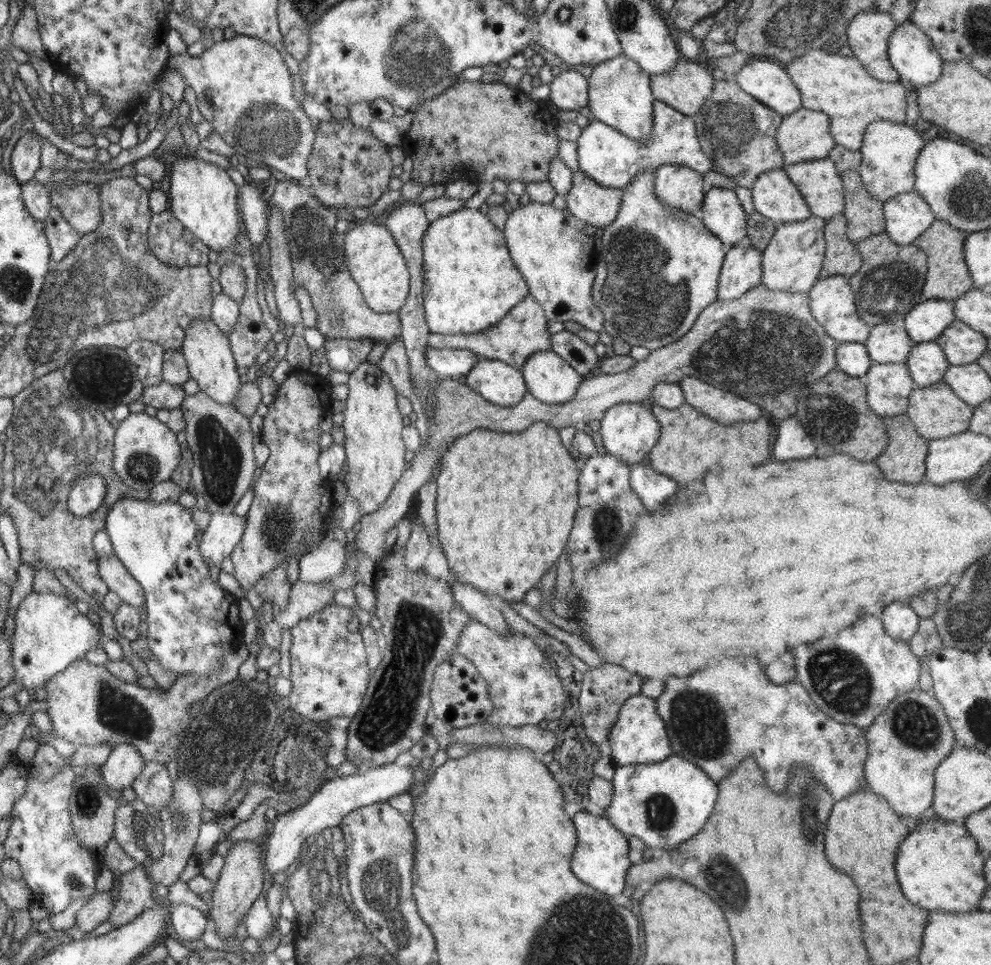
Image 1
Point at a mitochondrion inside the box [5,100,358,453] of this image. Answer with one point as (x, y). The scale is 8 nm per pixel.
(81, 305)

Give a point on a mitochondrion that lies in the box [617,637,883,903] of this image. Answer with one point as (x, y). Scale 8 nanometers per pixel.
(840, 679)

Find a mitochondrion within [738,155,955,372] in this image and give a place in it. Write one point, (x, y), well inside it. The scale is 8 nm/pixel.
(885, 290)

